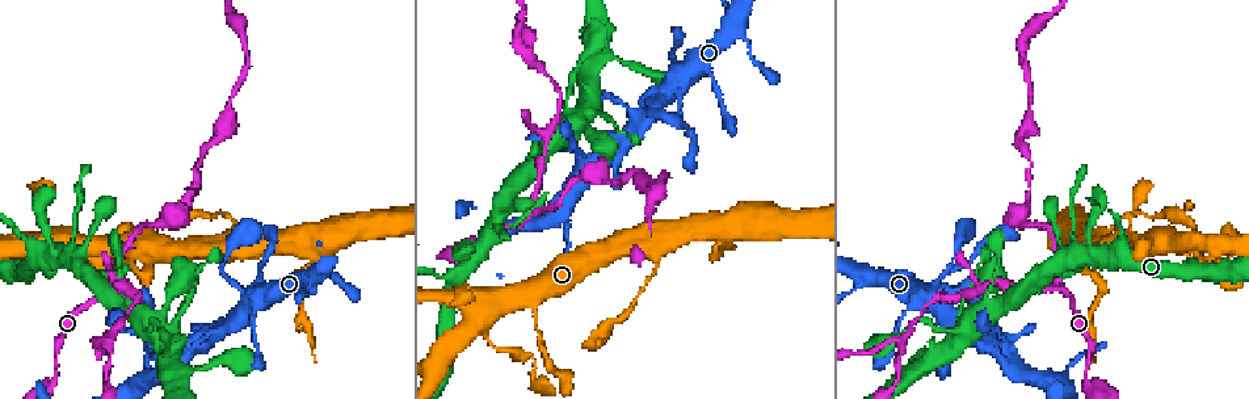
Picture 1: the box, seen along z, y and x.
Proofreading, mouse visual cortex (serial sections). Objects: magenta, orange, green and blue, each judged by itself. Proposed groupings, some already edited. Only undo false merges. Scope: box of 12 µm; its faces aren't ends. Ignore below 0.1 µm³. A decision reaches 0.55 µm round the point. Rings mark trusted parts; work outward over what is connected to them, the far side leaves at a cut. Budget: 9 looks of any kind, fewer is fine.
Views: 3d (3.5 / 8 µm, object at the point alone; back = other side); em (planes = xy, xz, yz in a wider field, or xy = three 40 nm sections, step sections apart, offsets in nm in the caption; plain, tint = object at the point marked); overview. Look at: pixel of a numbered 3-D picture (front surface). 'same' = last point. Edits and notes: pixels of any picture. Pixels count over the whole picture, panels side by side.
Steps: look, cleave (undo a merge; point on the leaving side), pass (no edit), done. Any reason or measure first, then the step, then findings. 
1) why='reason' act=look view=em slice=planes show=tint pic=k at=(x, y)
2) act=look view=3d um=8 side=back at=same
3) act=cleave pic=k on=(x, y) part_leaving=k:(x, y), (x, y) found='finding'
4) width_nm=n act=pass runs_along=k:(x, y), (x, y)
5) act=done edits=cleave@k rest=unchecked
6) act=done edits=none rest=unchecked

why='three arms meet' act=look view=3d um=3.5 pic=1 at=(134, 309)

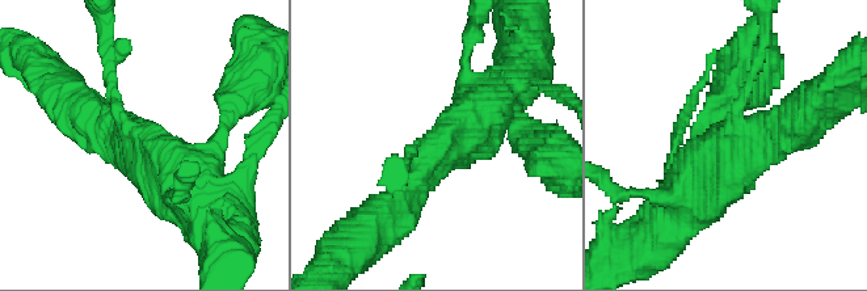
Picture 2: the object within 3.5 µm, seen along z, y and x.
arms=3 arm_widths_nm=150,600,600 act=look view=em slice=xy step=3 show=tint pic=2 at=(754, 146)

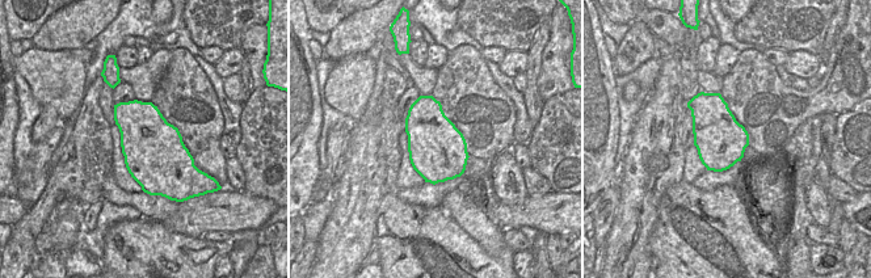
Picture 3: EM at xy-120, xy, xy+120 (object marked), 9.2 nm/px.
act=pass runs_along=2:(377, 222), (485, 112) found='continuous, no second cell'

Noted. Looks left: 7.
why='arms part here' act=look view=3d um=3.5 pic=1 at=(1055, 285)

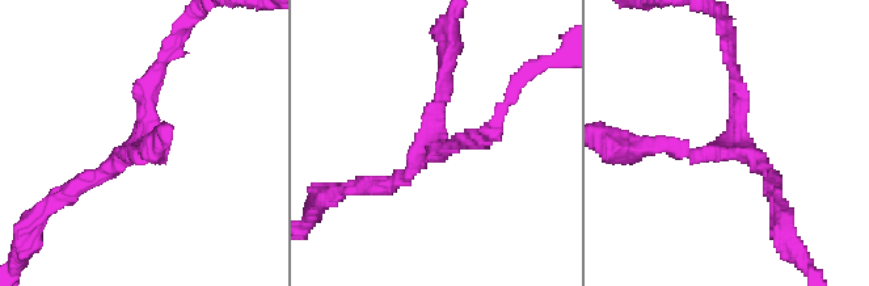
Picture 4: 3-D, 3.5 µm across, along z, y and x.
arm_widths_nm=200,200,200 act=pass found='all the same cell'

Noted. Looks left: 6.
why='sharp bend' act=look view=3d um=3.5 pic=1 at=(314, 254)

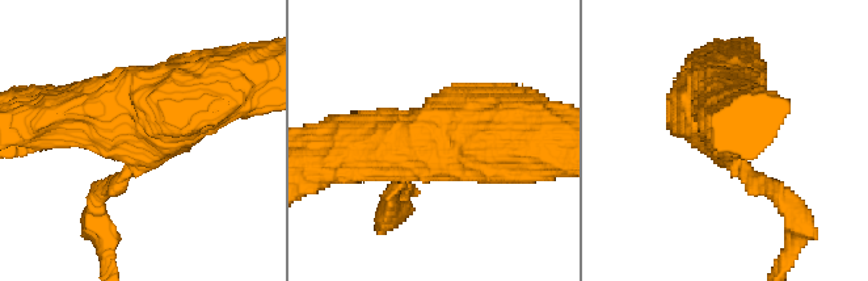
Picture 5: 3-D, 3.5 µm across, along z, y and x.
act=look view=em slice=planes show=tint pic=5 at=(141, 139)

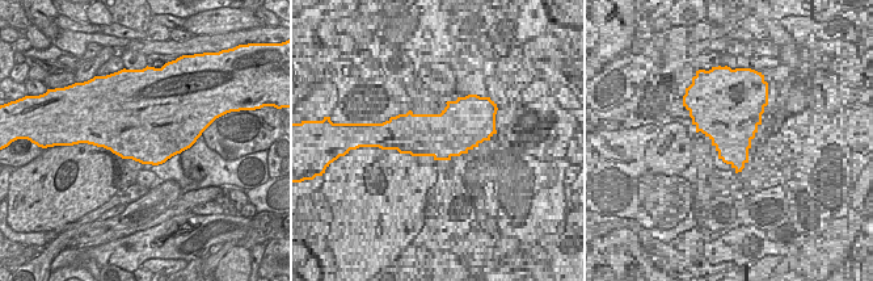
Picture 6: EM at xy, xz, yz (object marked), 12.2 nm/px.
act=cleave pic=5 on=(771, 187) part_leaving=5:(742, 168), (796, 217), (789, 258) found='two cells meet here'

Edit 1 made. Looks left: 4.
act=look view=overview

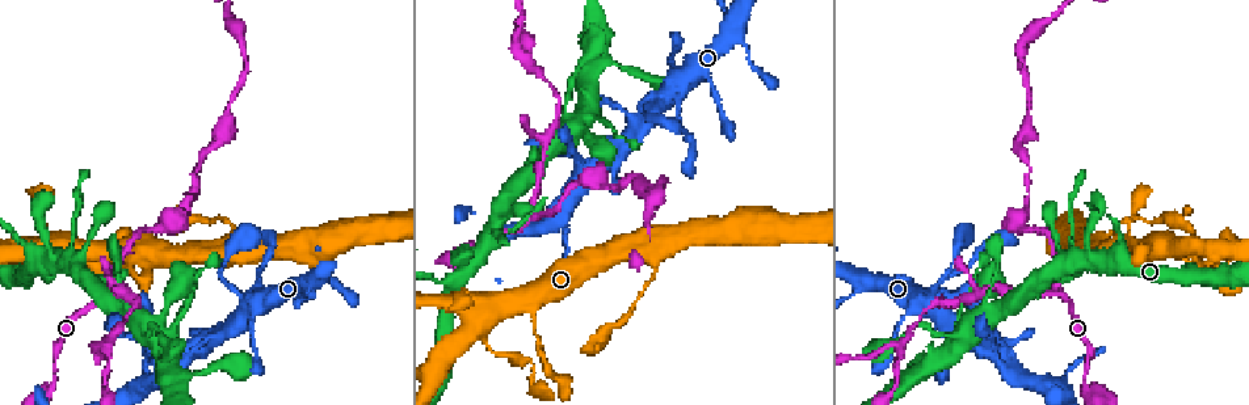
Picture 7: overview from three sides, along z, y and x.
why='branch point' act=look view=em slice=planes show=tint pic=7 at=(527, 61)

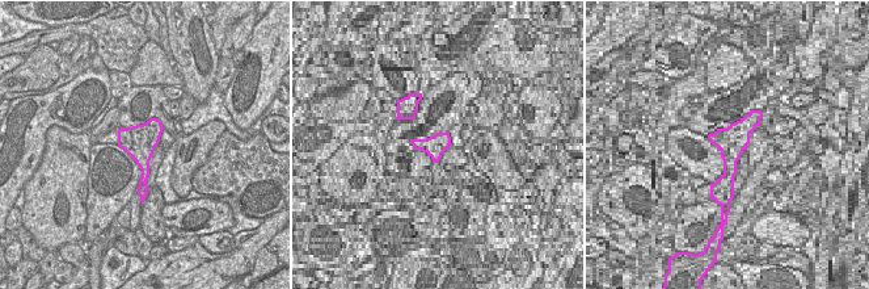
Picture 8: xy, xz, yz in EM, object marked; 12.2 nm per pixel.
why='see where the arms go' act=look view=3d um=3.5 at=same

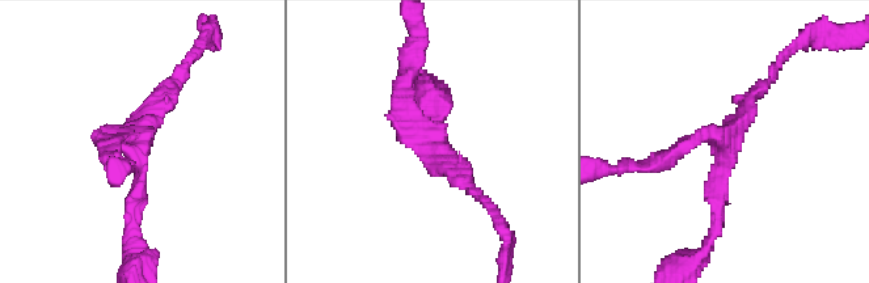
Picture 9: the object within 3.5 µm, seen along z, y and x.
width_nm=400 act=pass runs_along=9:(770, 79), (726, 135), (720, 219) found='one cell here'

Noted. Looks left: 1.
act=done edits=cleave@5 rest=unchecked

